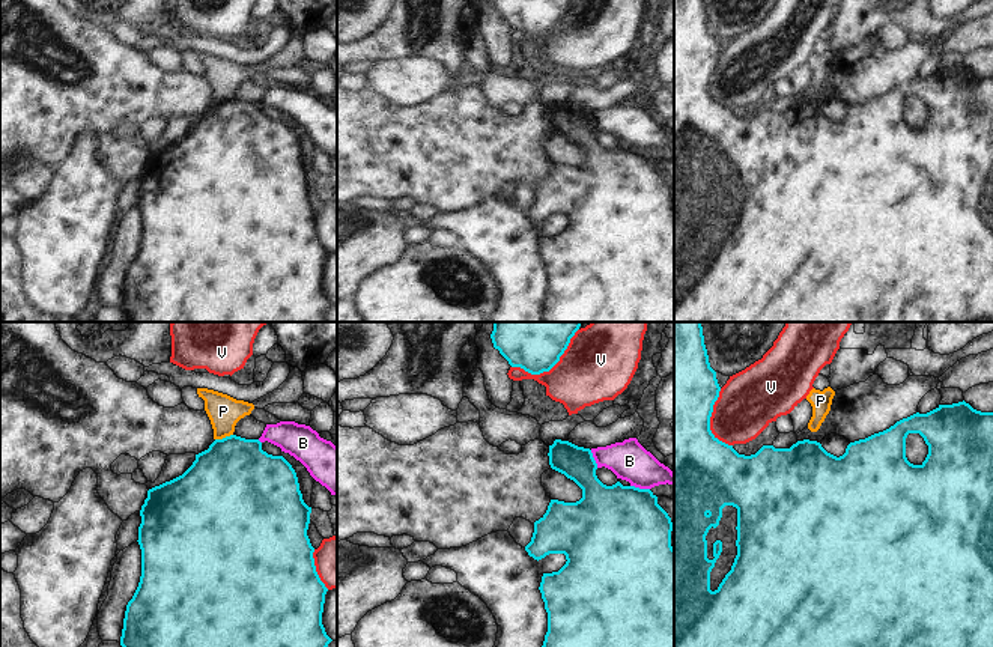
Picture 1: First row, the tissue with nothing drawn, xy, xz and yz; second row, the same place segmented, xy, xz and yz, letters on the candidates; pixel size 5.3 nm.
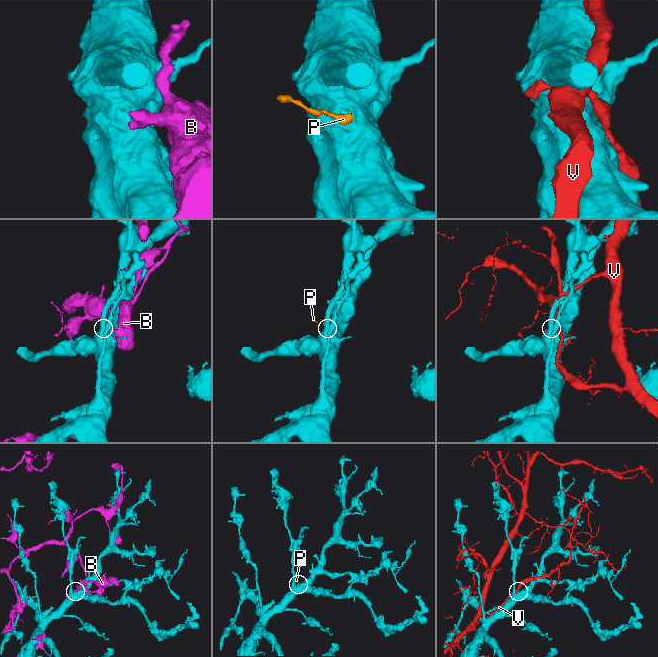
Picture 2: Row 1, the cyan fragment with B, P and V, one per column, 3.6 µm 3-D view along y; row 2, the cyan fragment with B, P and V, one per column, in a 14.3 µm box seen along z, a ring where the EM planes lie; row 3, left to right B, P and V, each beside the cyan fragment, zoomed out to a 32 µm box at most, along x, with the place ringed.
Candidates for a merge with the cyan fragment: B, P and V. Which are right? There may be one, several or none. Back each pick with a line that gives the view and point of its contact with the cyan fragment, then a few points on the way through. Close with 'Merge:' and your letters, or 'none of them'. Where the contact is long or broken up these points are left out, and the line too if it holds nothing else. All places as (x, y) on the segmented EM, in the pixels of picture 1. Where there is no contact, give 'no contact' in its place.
Merge: none of them

